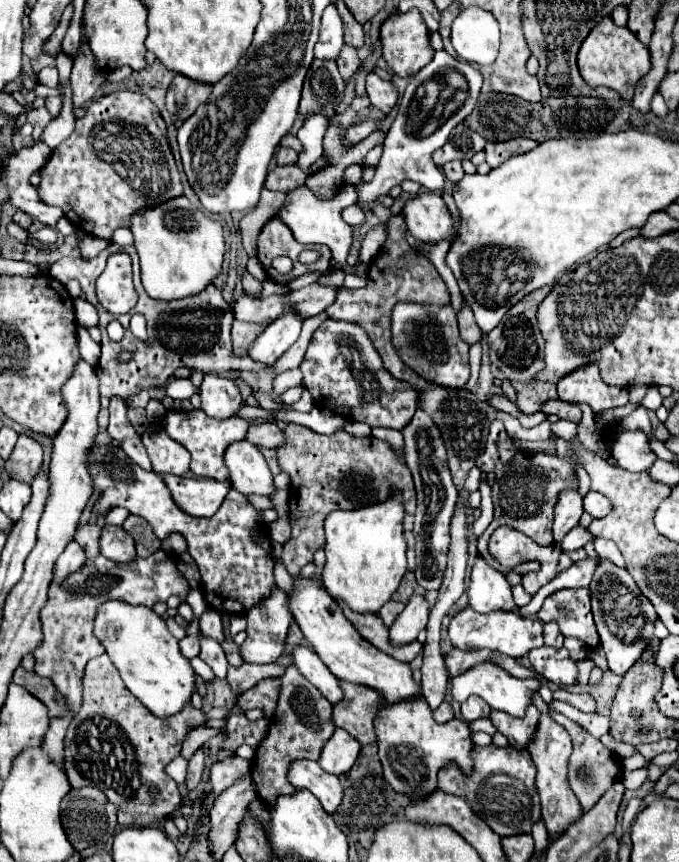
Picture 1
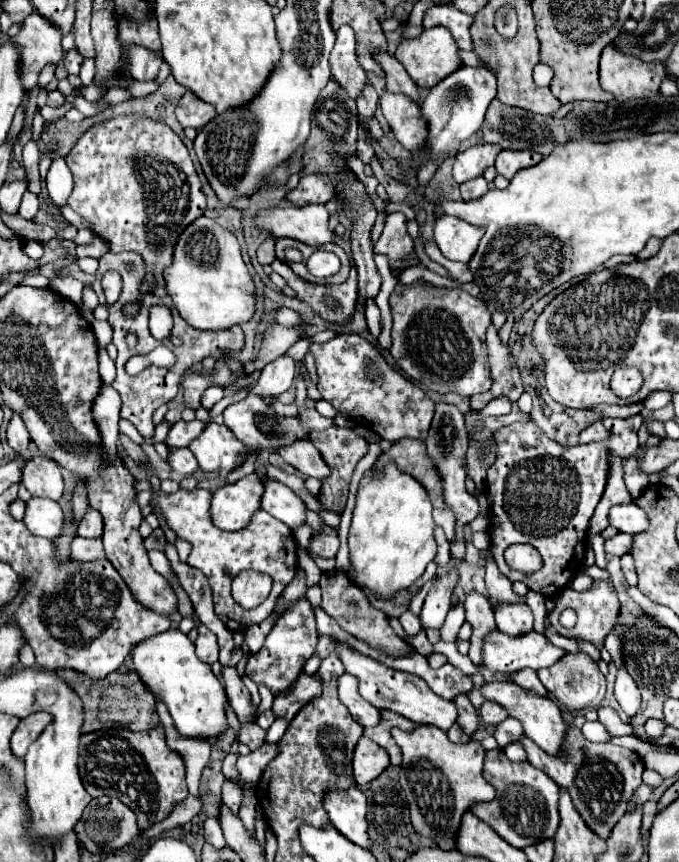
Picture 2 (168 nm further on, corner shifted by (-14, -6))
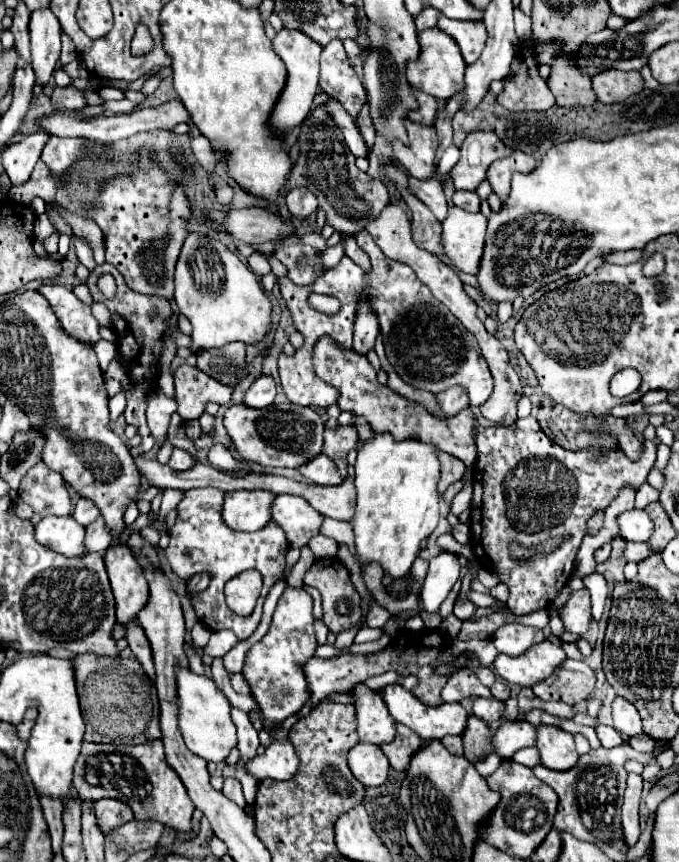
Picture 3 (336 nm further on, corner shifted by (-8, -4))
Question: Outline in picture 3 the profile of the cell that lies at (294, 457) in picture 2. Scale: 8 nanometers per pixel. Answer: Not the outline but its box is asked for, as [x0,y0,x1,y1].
[297,453,341,485]

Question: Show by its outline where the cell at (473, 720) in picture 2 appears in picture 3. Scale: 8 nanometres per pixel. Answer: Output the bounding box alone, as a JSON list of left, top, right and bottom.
[461,715,493,763]

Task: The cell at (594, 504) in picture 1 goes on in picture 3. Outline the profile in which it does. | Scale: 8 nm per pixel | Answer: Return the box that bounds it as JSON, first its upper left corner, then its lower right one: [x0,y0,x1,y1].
[617,509,653,541]

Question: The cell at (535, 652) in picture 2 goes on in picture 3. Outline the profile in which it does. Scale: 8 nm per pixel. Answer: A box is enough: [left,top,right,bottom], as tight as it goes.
[493,639,565,687]

